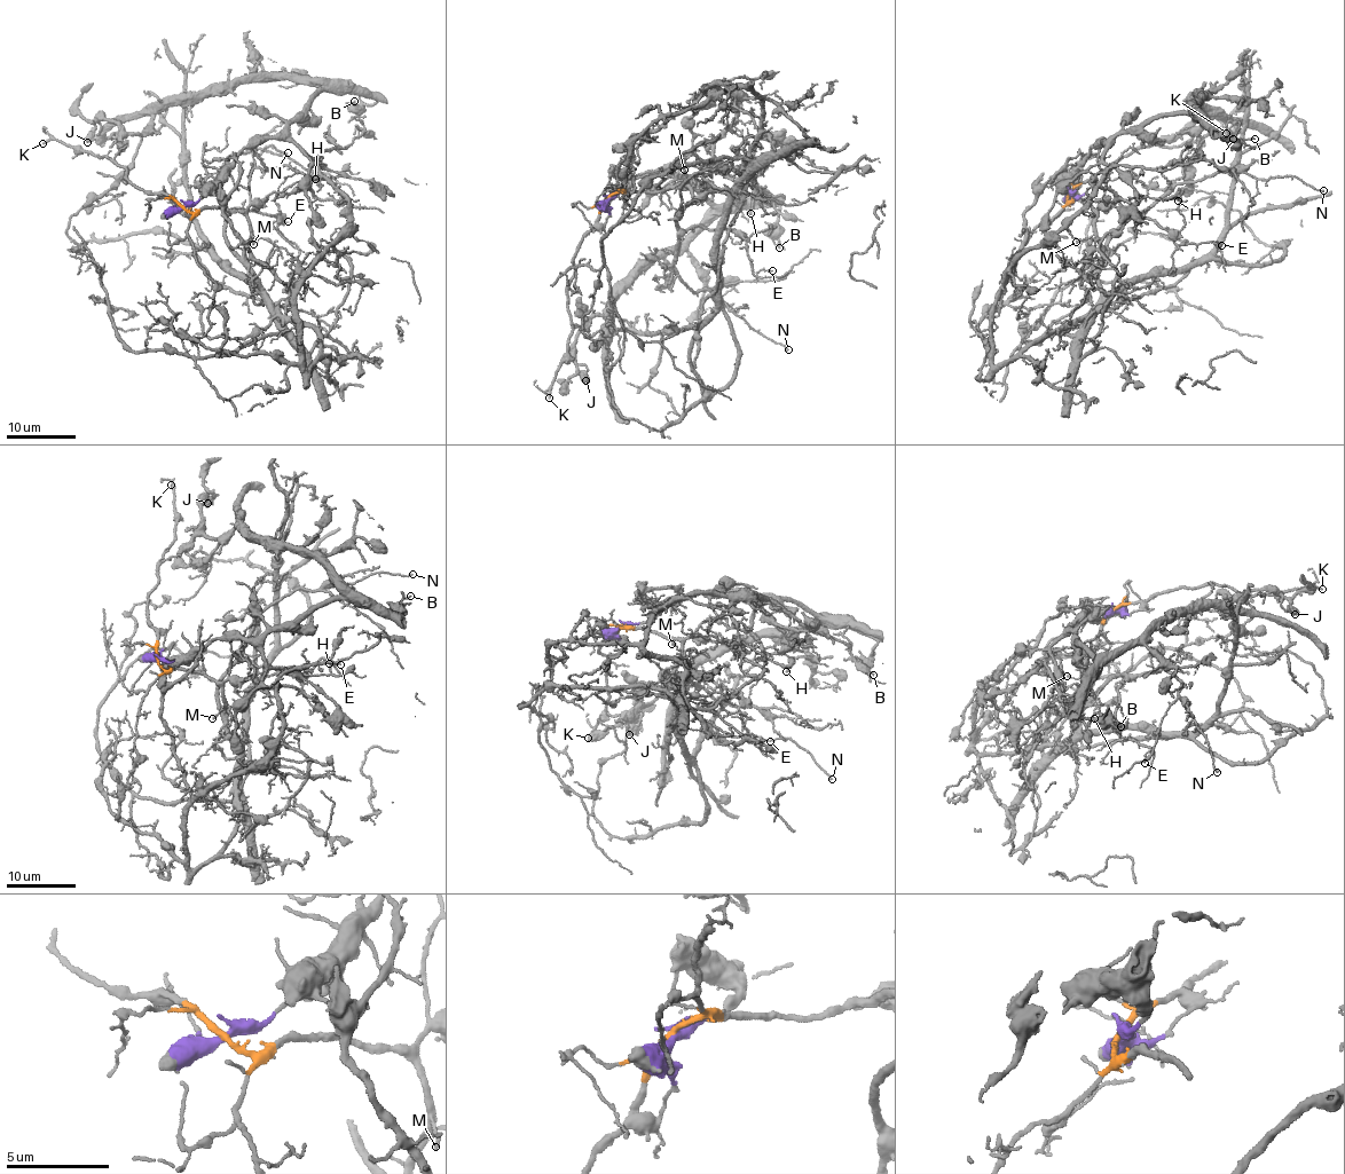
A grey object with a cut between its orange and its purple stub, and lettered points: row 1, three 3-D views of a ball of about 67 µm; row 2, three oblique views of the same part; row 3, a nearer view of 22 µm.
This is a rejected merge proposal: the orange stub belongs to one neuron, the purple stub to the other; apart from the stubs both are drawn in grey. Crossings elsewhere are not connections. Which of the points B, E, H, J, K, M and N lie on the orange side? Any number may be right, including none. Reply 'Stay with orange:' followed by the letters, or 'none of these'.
Stay with orange: E, H, K, M, N

